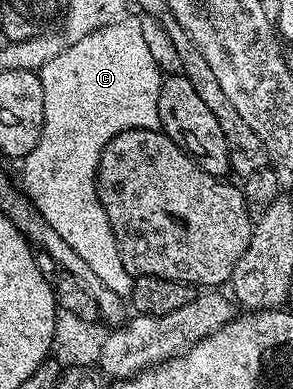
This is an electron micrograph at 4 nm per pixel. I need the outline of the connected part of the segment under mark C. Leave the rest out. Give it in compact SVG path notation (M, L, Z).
M118 18L112 24L103 26L87 38L75 42L65 49L51 62L47 62L39 70L41 85L43 86L43 134L31 150L31 154L23 157L25 164L25 180L29 183L27 199L33 205L37 215L42 216L87 262L91 274L107 286L107 290L115 290L123 298L132 297L134 276L129 273L127 266L123 266L121 251L117 245L115 234L111 230L111 222L97 196L97 167L101 161L101 152L119 134L129 130L160 129L159 122L159 90L163 72L157 69L157 60L153 57L153 48L141 29L137 20Z

